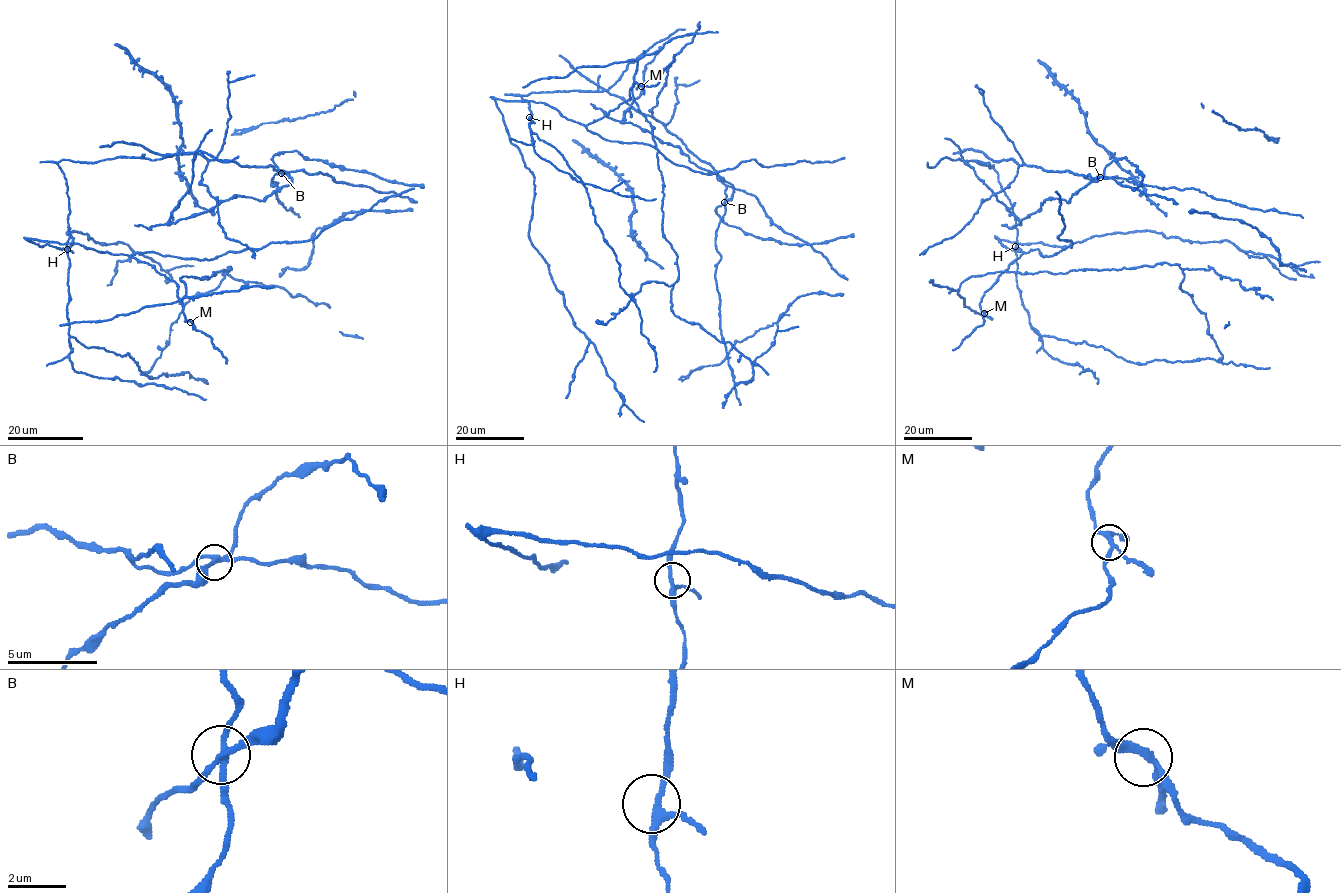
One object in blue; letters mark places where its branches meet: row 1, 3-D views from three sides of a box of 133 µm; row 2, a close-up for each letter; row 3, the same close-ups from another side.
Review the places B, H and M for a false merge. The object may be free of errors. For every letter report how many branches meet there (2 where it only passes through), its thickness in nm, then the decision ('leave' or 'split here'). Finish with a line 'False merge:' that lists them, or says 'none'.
B: 4 | 220 nm | split here
H: 3 | 220 nm | leave
M: 4 | 240 nm | leave
False merge: B

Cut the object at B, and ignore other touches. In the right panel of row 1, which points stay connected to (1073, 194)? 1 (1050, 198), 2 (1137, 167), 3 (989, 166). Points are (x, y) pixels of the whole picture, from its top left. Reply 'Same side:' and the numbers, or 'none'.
Same side: 1, 2

